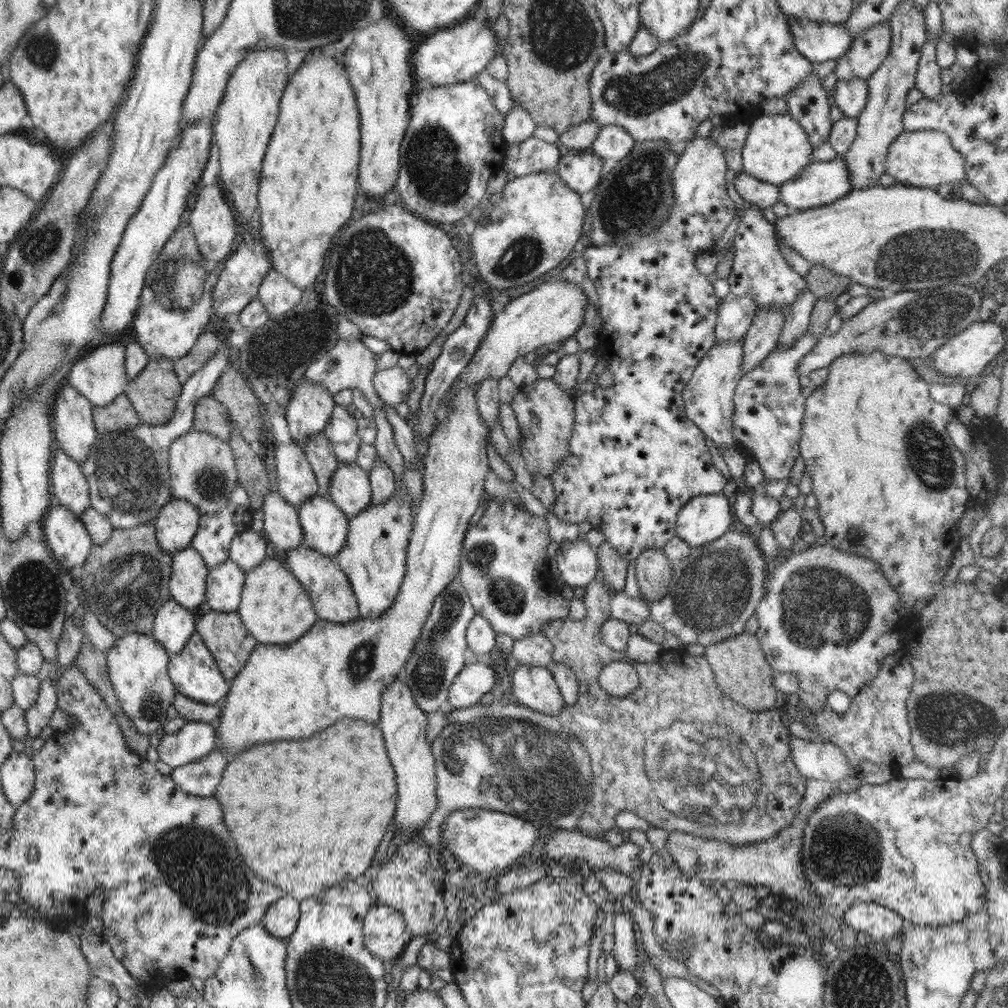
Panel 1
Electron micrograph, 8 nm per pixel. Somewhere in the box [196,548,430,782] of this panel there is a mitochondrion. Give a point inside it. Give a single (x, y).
(361, 661)

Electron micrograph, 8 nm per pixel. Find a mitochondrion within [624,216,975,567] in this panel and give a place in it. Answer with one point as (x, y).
(930, 316)

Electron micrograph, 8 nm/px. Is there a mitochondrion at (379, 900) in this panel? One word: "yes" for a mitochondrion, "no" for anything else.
no

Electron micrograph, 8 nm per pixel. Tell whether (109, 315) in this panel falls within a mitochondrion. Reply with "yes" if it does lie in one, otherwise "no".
no

